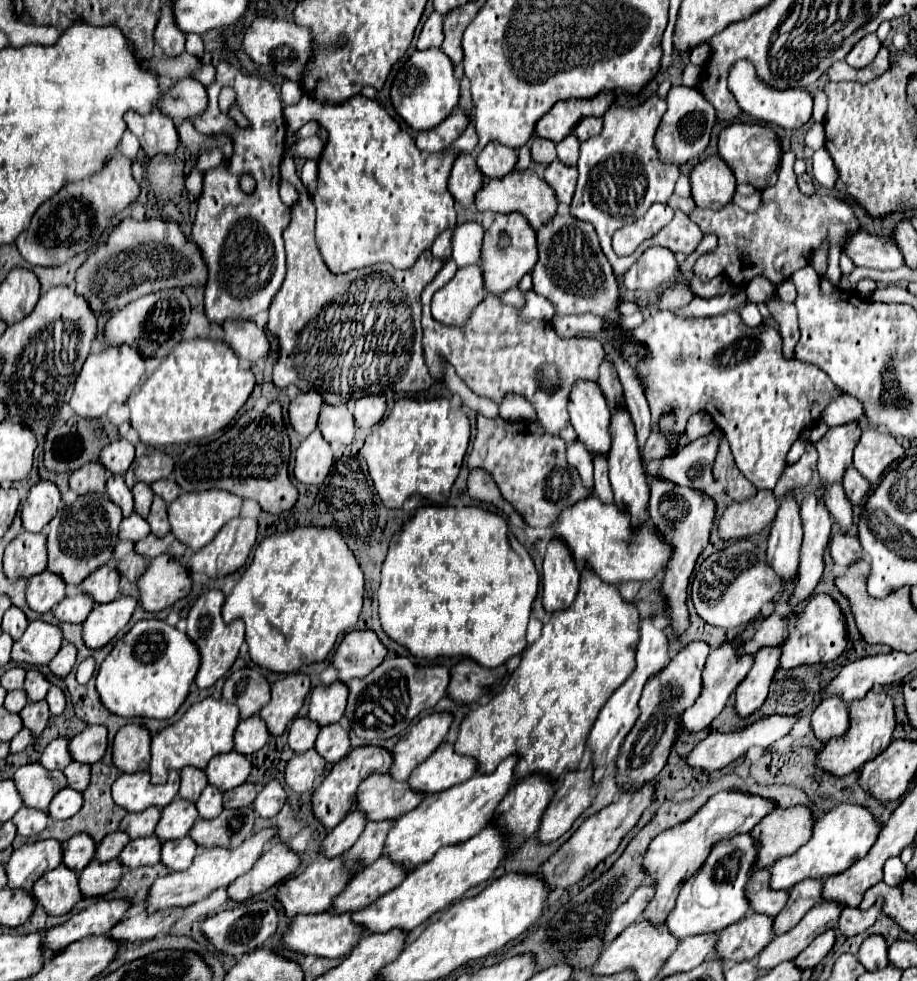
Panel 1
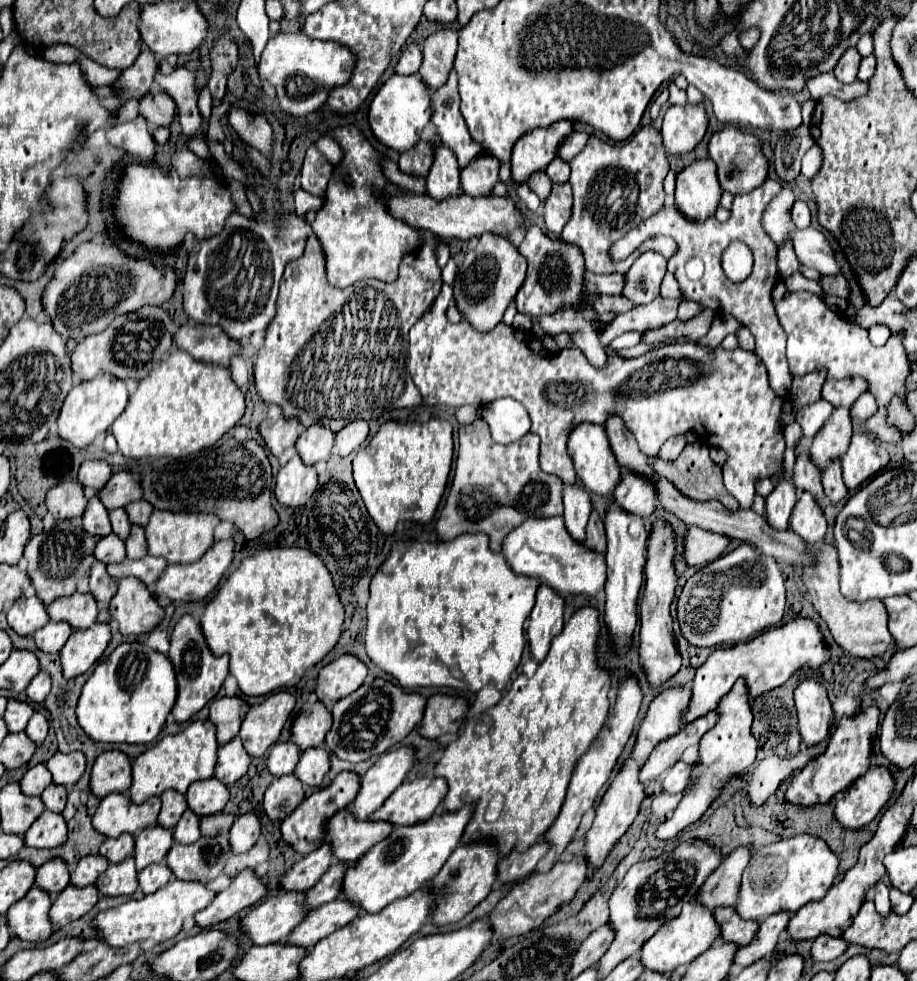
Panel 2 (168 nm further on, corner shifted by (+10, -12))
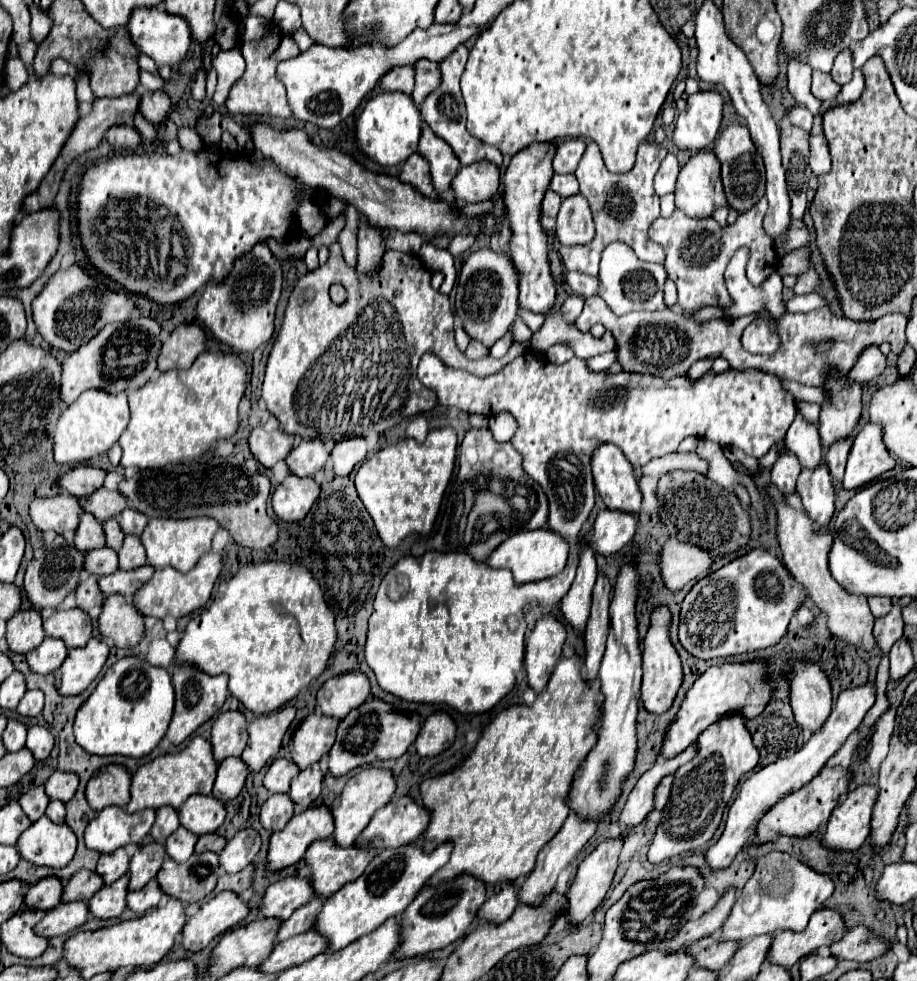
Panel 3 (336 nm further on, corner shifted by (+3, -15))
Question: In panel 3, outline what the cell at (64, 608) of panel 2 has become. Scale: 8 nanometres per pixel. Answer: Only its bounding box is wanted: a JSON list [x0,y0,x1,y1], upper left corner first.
[44,608,92,648]

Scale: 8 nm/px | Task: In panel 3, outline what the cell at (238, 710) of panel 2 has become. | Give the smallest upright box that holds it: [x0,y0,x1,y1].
[212,710,248,762]

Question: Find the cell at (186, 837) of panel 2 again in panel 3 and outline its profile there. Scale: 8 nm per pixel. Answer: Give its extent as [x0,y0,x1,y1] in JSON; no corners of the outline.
[166,828,198,862]

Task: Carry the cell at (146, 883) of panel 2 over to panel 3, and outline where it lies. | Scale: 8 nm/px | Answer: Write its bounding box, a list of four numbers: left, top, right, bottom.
[128,878,164,914]

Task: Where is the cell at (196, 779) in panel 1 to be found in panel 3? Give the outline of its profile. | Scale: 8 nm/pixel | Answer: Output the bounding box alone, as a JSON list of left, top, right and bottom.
[152,808,180,840]

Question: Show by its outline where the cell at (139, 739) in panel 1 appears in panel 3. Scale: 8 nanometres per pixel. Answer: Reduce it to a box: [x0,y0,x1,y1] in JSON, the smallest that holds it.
[86,764,132,812]

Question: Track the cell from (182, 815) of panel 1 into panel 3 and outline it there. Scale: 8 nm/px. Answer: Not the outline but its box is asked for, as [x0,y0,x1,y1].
[130,842,164,890]

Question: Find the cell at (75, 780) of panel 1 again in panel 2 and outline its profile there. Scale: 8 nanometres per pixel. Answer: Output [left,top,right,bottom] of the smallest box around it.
[41,785,67,813]

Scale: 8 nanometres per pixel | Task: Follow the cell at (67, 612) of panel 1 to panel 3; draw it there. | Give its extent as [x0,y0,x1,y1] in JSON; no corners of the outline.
[26,636,68,674]

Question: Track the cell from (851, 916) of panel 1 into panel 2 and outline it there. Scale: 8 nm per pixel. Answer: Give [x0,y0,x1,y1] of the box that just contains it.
[811,937,847,963]

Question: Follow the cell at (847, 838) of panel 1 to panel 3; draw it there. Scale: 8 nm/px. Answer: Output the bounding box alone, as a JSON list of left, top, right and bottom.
[720,850,834,942]

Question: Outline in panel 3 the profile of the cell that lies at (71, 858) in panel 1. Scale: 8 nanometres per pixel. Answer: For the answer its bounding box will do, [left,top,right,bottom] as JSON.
[24,876,64,910]

